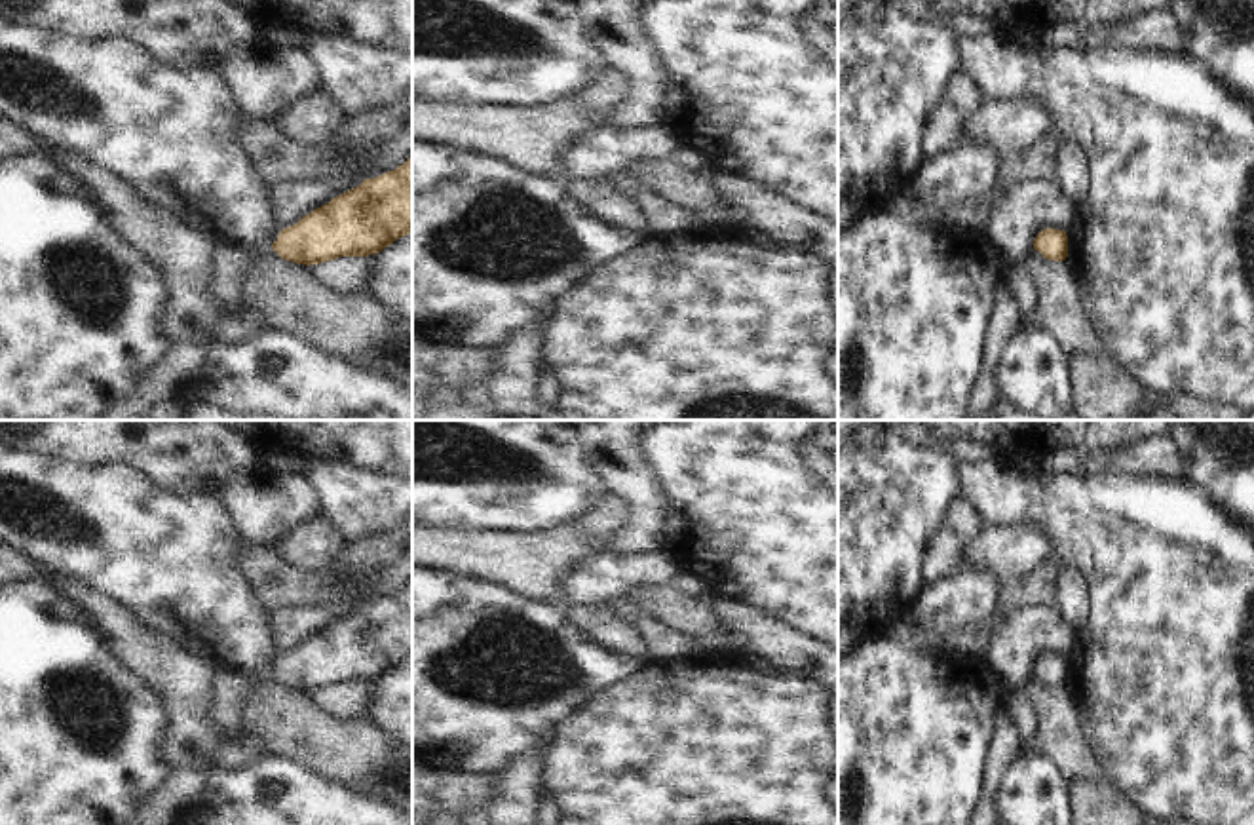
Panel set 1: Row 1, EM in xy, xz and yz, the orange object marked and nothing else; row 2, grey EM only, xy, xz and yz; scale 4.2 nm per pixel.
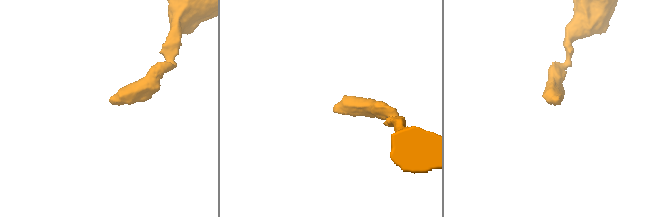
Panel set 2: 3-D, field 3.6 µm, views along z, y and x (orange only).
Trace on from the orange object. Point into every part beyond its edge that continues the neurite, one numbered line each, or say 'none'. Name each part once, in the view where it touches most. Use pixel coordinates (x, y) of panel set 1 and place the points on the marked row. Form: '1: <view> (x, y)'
none.

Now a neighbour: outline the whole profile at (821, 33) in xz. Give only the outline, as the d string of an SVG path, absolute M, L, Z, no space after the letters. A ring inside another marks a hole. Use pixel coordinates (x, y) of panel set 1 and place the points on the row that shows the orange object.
M813 13L806 15L804 27L806 34L838 65L838 34L832 27Z

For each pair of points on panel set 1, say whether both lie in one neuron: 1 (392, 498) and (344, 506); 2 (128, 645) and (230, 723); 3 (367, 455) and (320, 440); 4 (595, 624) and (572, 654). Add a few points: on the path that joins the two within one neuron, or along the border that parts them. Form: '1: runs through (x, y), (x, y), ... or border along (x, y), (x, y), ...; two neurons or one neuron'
1: runs through (380, 502), (356, 502); one neuron
2: border along (213, 713), (227, 730), (236, 734); two neurons
3: runs through (356, 443), (352, 440), (331, 440); one neuron
4: border along (569, 609), (588, 632), (627, 654); two neurons

